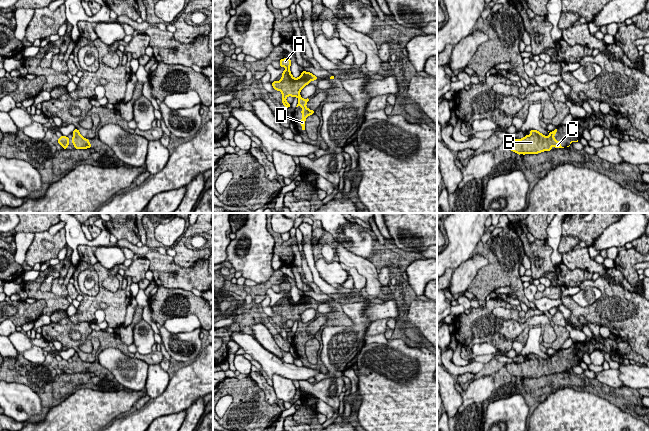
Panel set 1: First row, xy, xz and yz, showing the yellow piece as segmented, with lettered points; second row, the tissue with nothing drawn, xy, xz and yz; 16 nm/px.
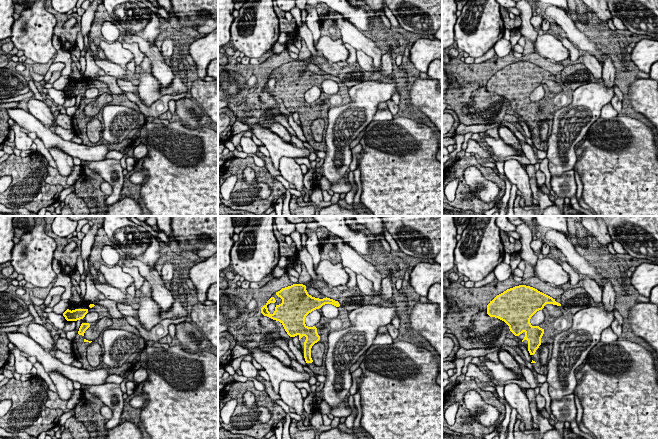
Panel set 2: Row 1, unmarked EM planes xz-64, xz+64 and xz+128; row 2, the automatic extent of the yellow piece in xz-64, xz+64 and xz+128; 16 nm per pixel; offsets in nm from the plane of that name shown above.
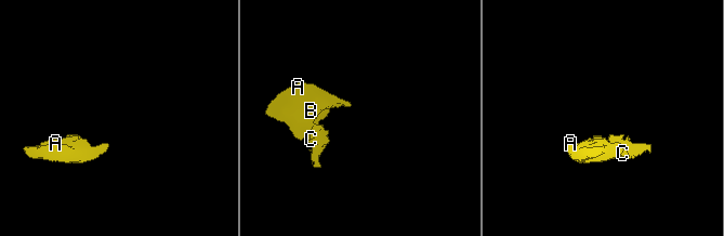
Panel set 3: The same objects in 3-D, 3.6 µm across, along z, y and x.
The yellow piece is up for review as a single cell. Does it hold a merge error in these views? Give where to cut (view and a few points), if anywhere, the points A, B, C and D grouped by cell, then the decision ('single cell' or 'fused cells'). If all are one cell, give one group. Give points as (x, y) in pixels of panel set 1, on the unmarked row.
no cut; A B C D; single cell

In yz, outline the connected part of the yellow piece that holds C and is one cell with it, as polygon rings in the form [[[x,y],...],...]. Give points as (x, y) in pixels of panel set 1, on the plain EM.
[[[558,352],[549,356],[548,360],[544,360],[537,354],[530,354],[530,358],[525,359],[522,363],[506,363],[505,366],[508,372],[518,379],[538,378],[543,375],[550,375],[553,371],[564,372],[561,370],[561,367],[554,362],[557,355]]]

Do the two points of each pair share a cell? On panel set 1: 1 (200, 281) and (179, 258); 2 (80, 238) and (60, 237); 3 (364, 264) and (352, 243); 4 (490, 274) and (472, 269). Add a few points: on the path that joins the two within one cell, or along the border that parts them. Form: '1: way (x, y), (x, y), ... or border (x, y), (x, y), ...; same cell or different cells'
1: border (172, 258), (180, 266), (190, 266); different cells
2: border (63, 228), (66, 244); different cells
3: border (339, 243), (355, 254), (367, 259); different cells
4: border (481, 254), (487, 263), (478, 270), (473, 279); different cells

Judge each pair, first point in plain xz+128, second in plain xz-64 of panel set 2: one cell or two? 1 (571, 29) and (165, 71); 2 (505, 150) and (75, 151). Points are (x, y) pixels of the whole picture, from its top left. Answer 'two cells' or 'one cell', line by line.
1: one cell
2: one cell

